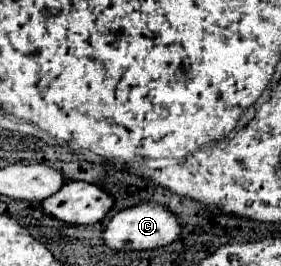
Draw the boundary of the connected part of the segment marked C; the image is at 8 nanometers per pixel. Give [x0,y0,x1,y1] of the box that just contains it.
[103,202,183,250]

